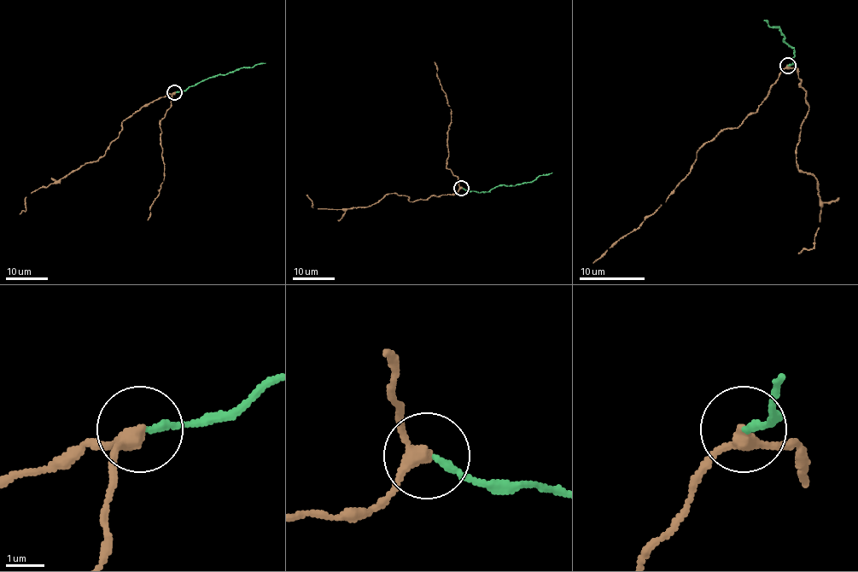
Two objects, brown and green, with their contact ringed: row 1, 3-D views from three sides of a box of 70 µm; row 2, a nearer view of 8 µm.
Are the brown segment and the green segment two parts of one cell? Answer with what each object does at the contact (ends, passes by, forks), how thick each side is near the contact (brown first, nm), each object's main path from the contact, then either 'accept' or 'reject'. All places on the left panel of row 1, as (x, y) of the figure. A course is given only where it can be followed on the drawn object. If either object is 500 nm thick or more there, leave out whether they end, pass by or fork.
brown passes by; green ends there; 320 nm thick on the brown side, 180 nm on the other; brown runs (175, 92), (145, 103), (125, 119), (118, 136), (95, 161), (32, 190), (26, 198), (26, 211), (19, 214); green runs (175, 92), (185, 90), (212, 76), (265, 62); accept

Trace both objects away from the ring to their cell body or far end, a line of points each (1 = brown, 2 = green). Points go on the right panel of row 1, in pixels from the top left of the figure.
1: (788, 65), (797, 70), (809, 107), (796, 144), (796, 164), (817, 180), (820, 207), (814, 246), (797, 253)
2: (788, 65), (793, 63), (795, 50), (785, 40), (778, 27), (770, 26), (763, 19)

